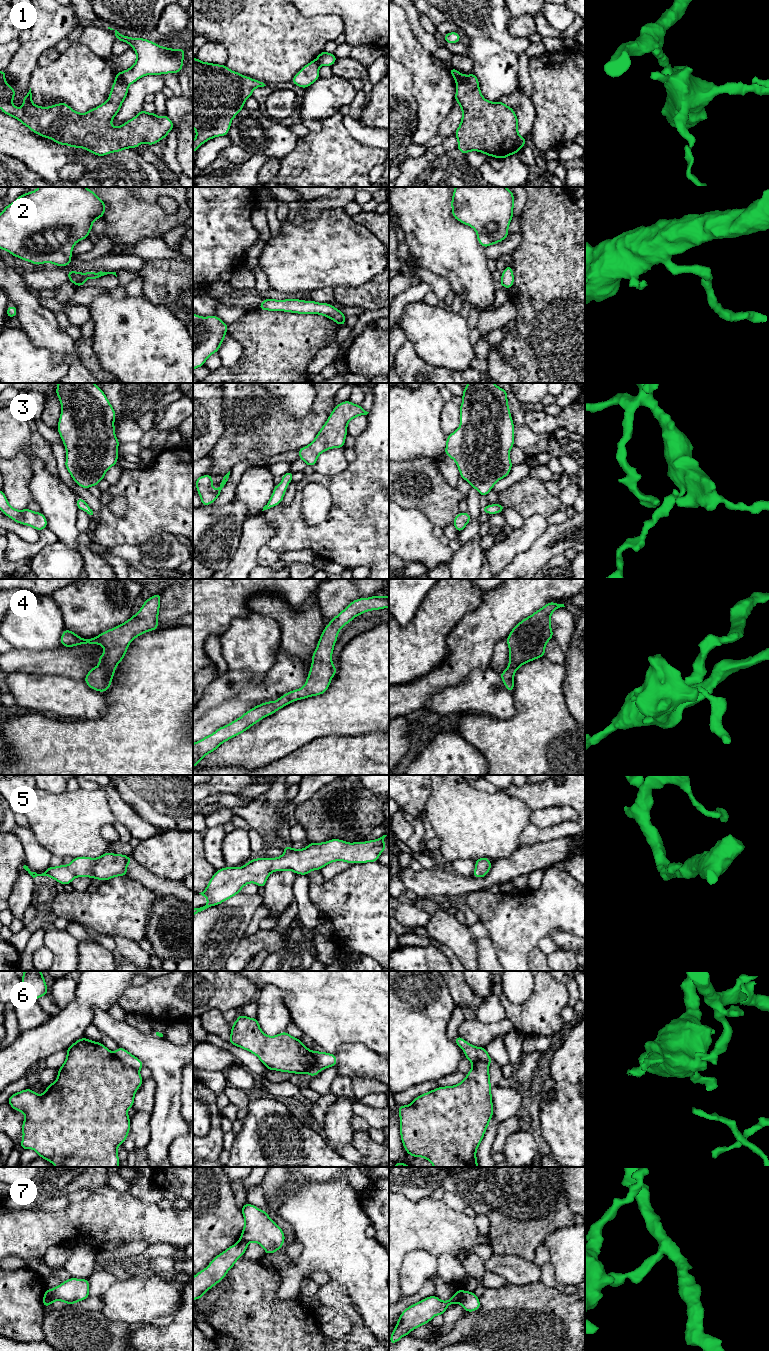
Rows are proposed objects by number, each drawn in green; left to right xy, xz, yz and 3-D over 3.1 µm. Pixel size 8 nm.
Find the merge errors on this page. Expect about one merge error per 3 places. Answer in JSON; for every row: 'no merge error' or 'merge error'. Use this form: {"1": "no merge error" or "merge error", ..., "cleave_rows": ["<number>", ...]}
{"1": "merge error", "2": "no merge error", "3": "no merge error", "4": "no merge error", "5": "no merge error", "6": "merge error", "7": "merge error", "cleave_rows": ["1", "6", "7"]}

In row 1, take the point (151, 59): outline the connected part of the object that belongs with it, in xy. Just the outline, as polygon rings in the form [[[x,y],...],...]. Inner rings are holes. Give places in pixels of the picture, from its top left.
[[[115,30],[117,41],[127,42],[136,52],[134,65],[119,72],[129,86],[145,75],[179,73],[183,68],[183,48],[166,48],[143,38],[131,38]]]

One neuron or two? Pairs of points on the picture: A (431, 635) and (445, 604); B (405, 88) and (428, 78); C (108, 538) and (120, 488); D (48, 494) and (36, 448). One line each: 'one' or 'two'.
A: one
B: two
C: one
D: two

